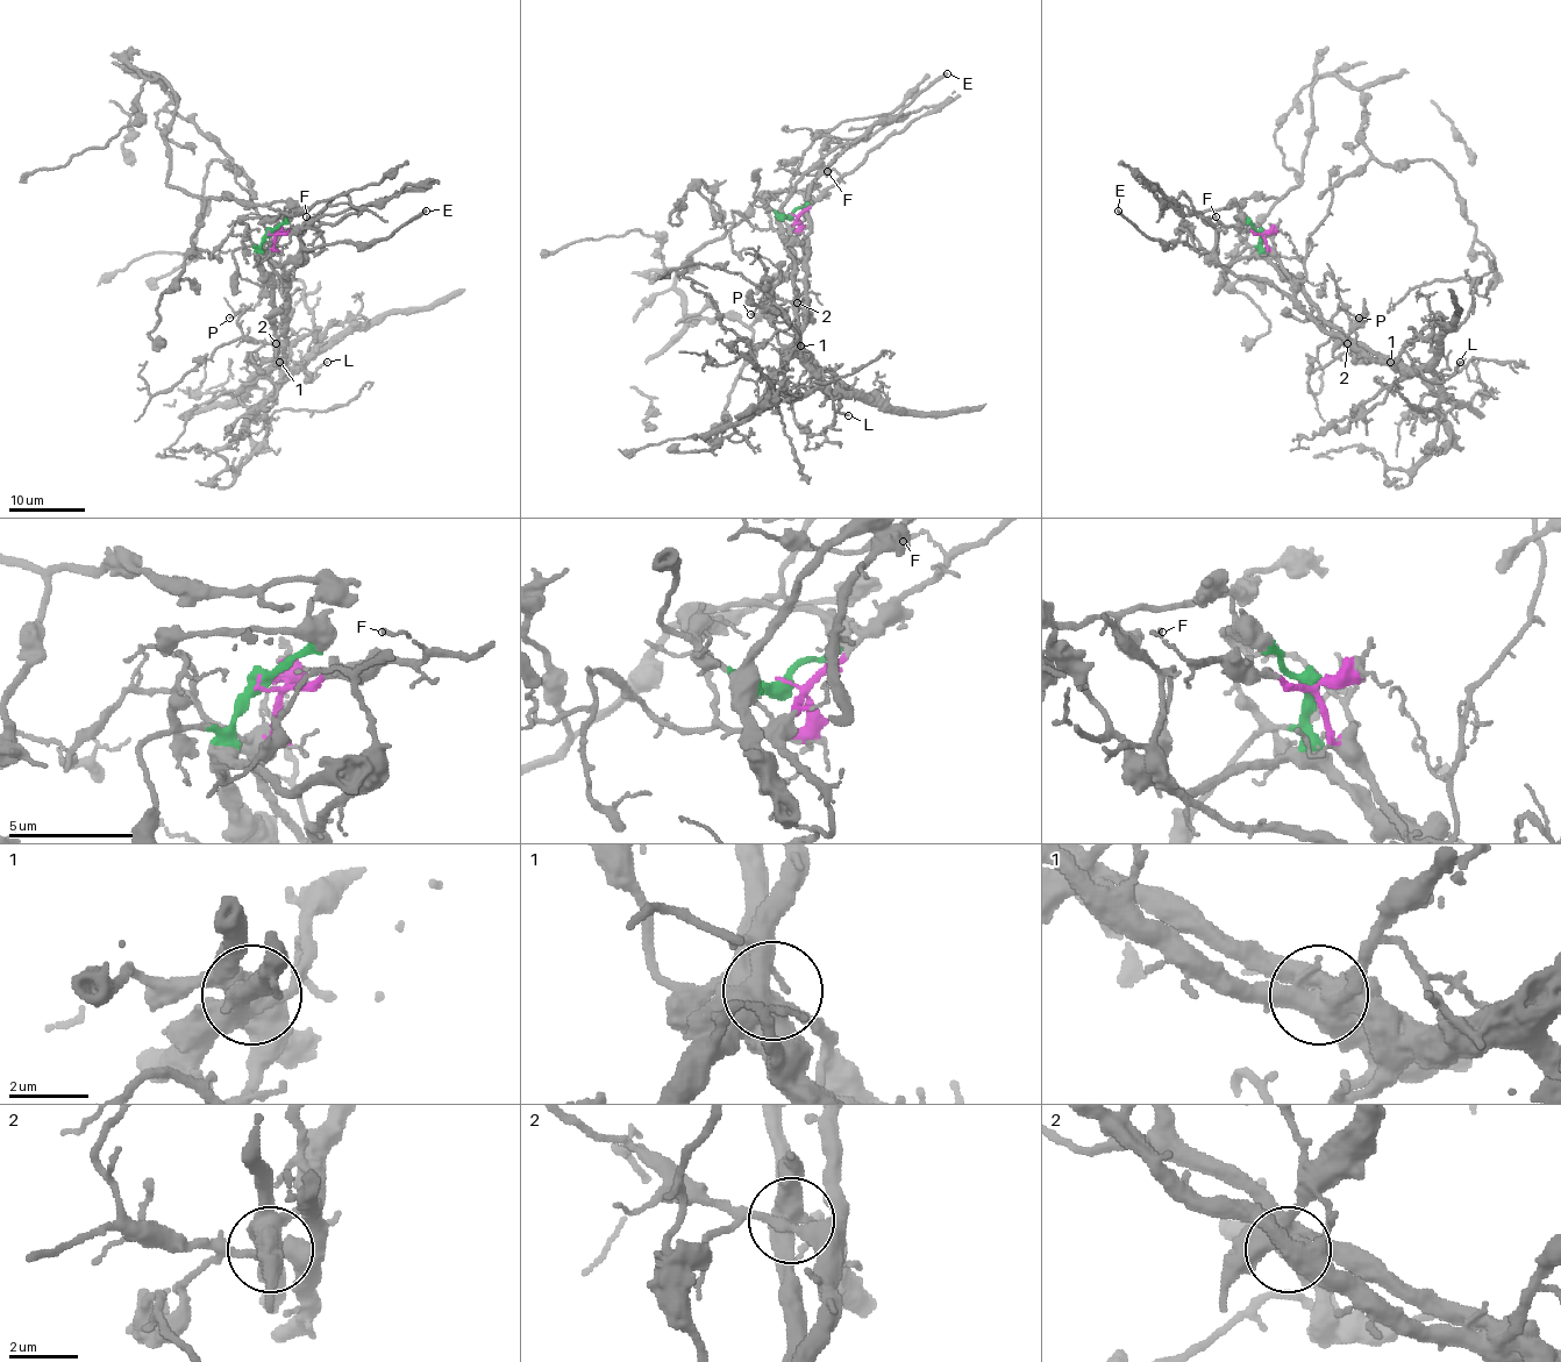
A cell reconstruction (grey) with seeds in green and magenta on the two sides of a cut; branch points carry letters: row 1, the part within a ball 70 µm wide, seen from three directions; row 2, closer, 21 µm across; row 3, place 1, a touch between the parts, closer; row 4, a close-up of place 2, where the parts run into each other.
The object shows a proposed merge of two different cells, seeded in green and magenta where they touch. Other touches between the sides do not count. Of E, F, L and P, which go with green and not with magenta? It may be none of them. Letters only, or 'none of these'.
E

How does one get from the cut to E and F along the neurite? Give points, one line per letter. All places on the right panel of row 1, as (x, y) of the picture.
E: (1259, 232), (1259, 252), (1218, 265), (1202, 249), (1150, 239), (1118, 211)
F: (1259, 232), (1226, 226), (1217, 216)

